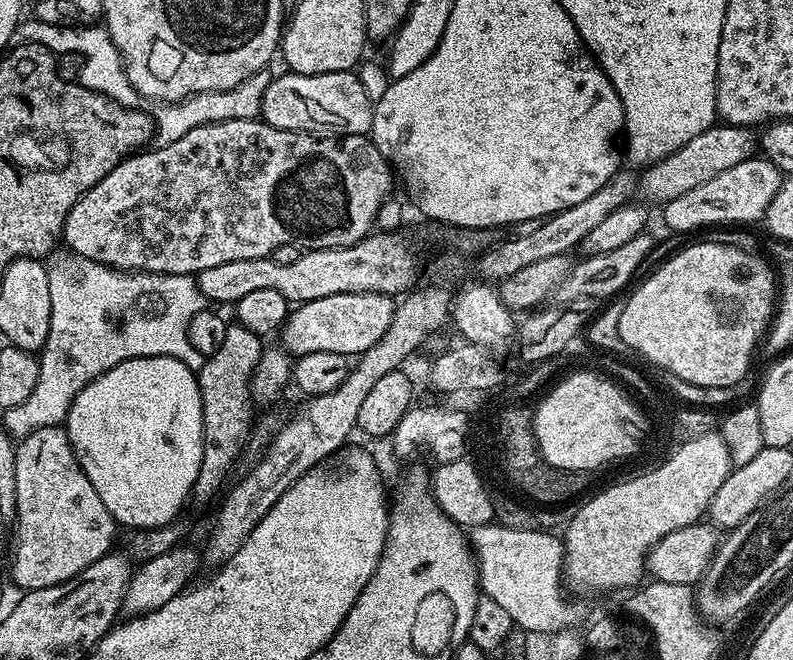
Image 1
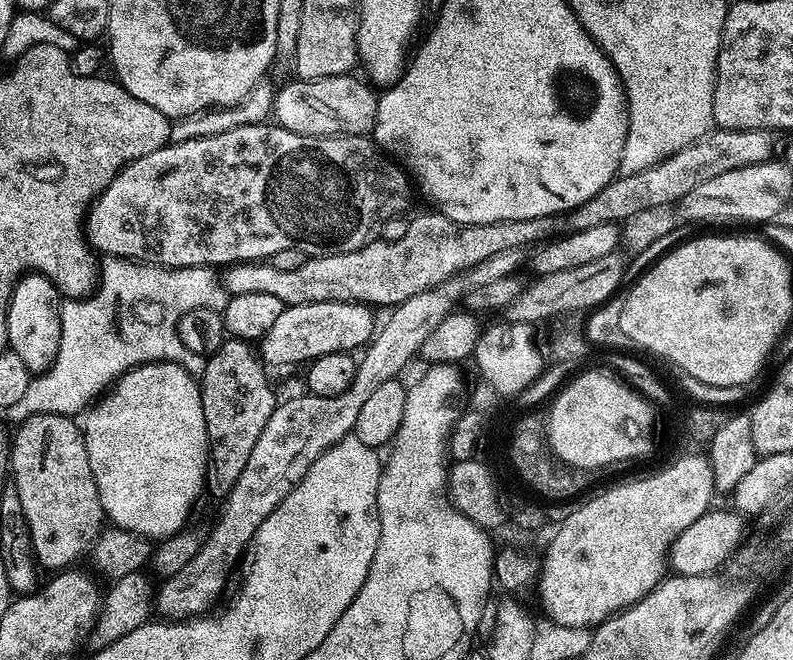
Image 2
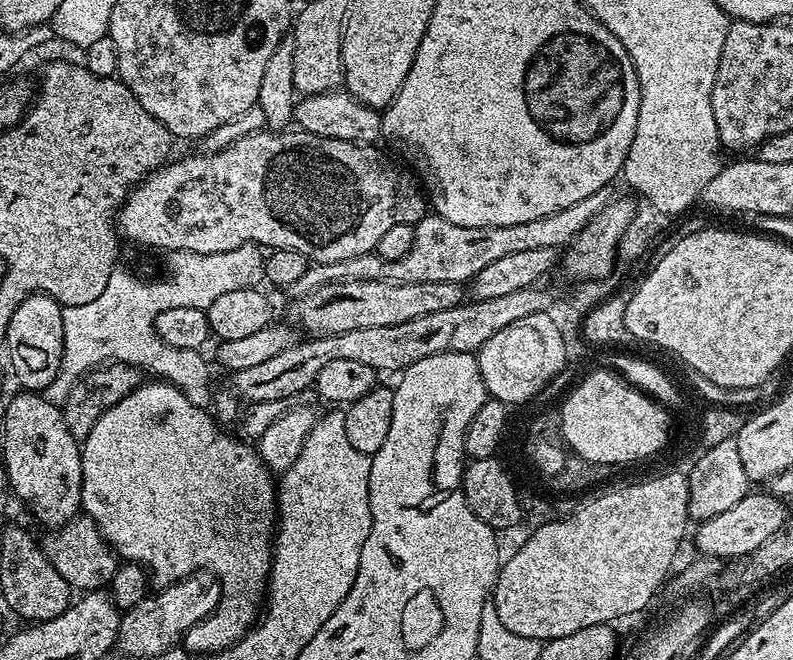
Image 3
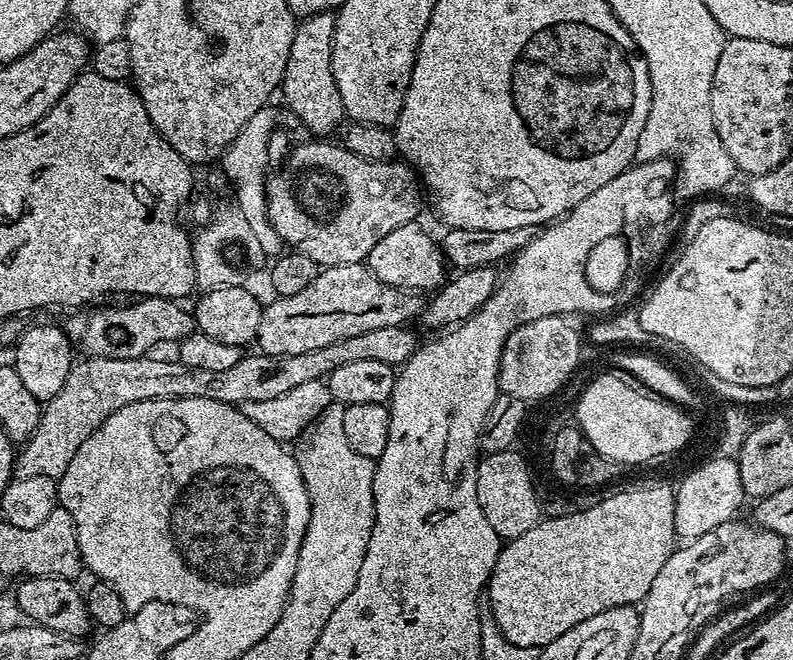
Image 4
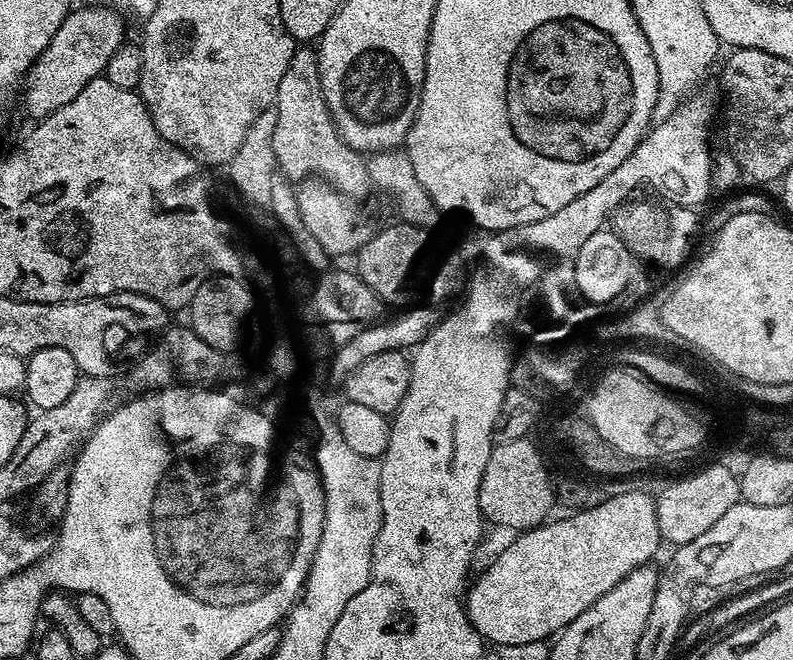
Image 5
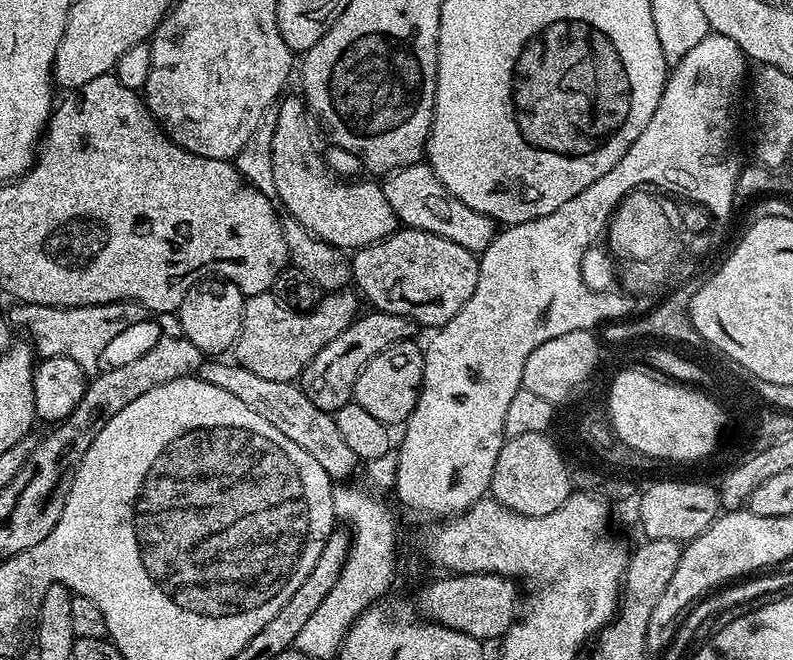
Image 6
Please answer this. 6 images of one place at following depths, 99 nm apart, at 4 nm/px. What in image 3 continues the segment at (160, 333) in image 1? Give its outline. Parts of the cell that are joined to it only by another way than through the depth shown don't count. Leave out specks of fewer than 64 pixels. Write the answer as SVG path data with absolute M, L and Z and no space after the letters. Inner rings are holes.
M243 244L234 250L226 250L218 254L194 254L193 252L178 252L171 257L172 273L165 280L143 280L140 276L135 276L132 272L120 272L114 270L106 282L106 290L94 298L94 302L86 302L82 306L70 306L64 308L62 314L62 366L50 382L50 386L44 389L42 395L51 404L63 405L64 400L70 394L70 390L82 377L94 368L99 368L109 364L135 364L143 373L153 372L153 377L167 382L180 389L194 402L194 406L207 409L211 405L214 395L212 384L212 372L208 369L208 364L204 361L204 352L200 350L182 350L164 343L156 332L156 319L158 314L162 314L171 308L178 306L194 306L207 310L210 302L214 298L226 294L230 290L239 288L254 288L265 283L264 271L266 262L264 257L265 249L259 244Z

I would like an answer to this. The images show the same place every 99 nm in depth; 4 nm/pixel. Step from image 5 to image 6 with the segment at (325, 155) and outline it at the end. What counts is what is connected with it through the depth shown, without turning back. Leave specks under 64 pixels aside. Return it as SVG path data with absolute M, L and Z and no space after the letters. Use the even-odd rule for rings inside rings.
M285 95L275 109L278 122L274 126L274 142L270 142L270 166L274 166L275 199L279 207L284 208L289 217L297 220L314 236L322 242L329 243L341 250L355 250L365 248L382 238L386 238L396 231L398 221L394 210L390 210L390 202L386 202L383 187L375 179L368 180L339 180L328 169L326 161L320 157L316 144L312 141L312 128L308 125L310 112L299 95Z

